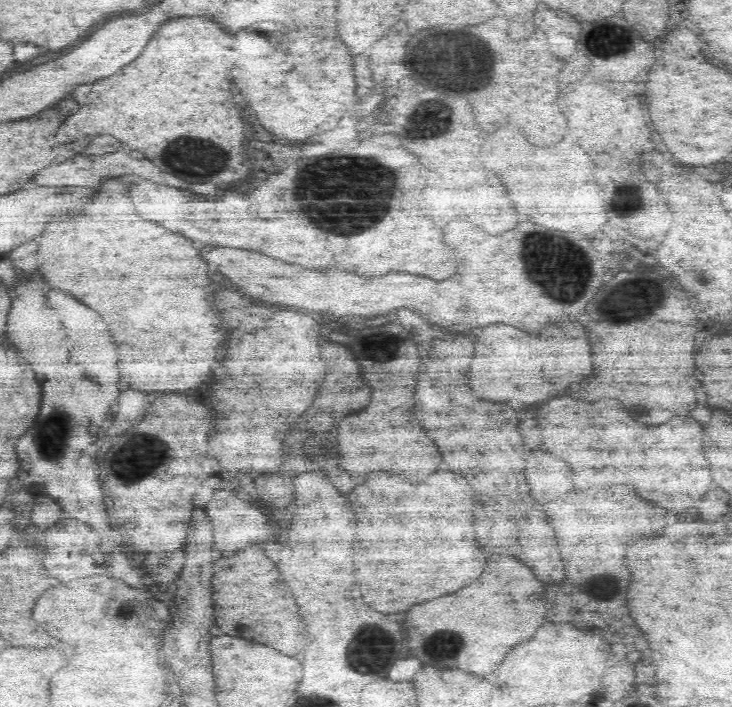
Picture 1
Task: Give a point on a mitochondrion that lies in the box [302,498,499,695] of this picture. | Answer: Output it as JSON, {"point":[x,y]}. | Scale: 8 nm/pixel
{"point":[370,653]}

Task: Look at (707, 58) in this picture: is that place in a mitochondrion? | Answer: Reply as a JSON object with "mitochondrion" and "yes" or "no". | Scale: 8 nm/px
{"mitochondrion":"no"}

